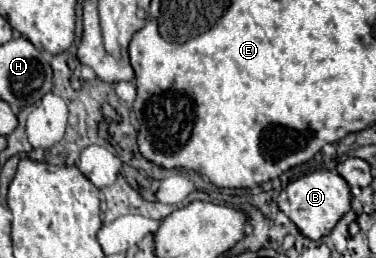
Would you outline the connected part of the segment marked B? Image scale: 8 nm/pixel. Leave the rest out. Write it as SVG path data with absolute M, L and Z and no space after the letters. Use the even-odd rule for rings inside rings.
M316 170L312 174L306 174L286 186L286 190L278 198L278 206L286 216L300 228L300 232L312 240L320 240L324 234L328 234L336 222L350 210L350 186L348 182L330 170Z

